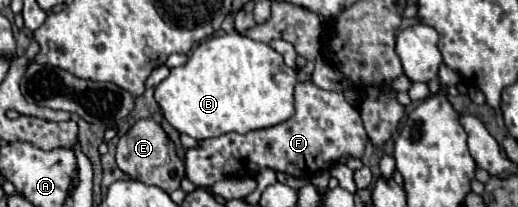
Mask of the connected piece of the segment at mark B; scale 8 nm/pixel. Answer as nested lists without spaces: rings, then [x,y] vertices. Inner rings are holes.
[[[231,32],[201,42],[187,64],[171,68],[171,74],[155,88],[155,100],[175,130],[207,140],[227,132],[247,134],[289,120],[295,112],[295,84],[297,72],[285,66],[281,54],[269,44]]]

